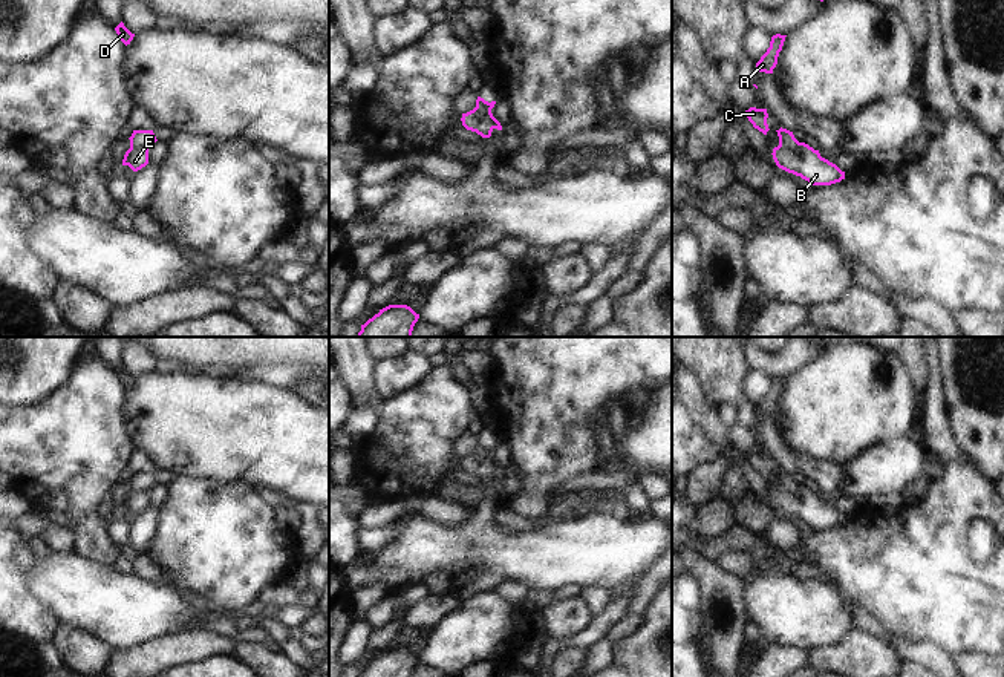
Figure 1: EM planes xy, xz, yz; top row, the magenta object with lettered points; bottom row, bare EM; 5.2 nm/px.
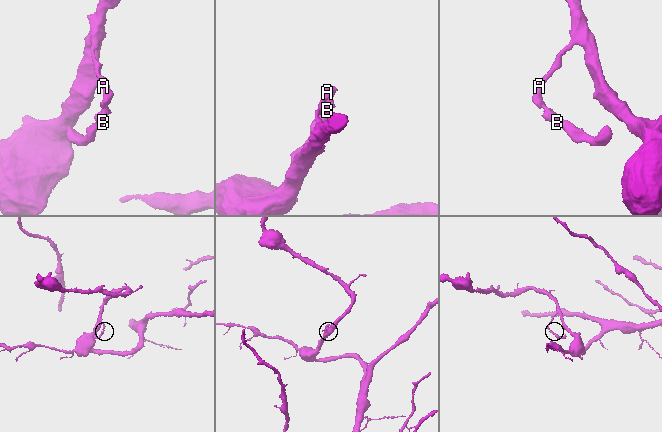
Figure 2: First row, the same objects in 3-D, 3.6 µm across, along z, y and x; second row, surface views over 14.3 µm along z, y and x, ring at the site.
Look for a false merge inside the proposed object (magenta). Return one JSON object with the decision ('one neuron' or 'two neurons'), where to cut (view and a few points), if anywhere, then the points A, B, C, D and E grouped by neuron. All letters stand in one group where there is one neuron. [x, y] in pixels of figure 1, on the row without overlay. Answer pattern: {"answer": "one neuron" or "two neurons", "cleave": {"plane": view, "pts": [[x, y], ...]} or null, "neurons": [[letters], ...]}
{"answer": "two neurons", "cleave": {"plane": "yz", "pts": [[798, 484], [788, 490], [779, 489]]}, "neurons": [["A", "C", "D"], ["B", "E"]]}

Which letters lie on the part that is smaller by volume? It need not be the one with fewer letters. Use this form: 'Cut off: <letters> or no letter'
Cut off: B, E

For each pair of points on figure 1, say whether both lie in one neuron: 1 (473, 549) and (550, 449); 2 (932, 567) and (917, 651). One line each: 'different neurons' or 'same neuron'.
1: different neurons
2: different neurons

